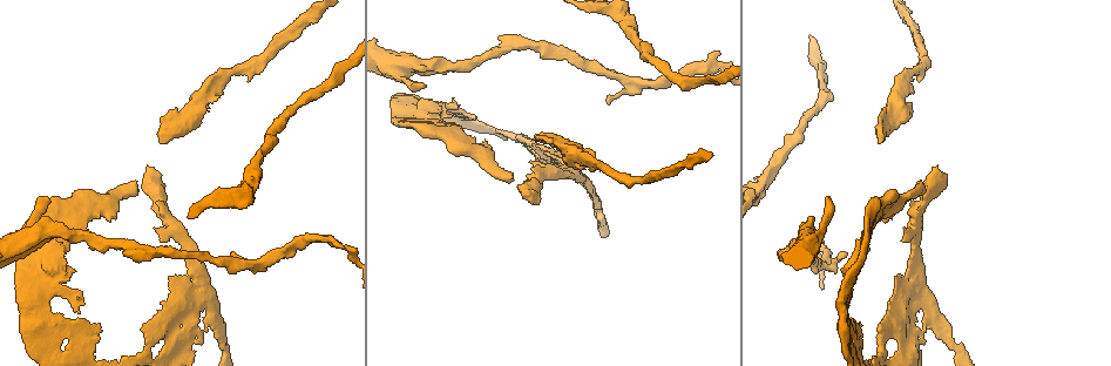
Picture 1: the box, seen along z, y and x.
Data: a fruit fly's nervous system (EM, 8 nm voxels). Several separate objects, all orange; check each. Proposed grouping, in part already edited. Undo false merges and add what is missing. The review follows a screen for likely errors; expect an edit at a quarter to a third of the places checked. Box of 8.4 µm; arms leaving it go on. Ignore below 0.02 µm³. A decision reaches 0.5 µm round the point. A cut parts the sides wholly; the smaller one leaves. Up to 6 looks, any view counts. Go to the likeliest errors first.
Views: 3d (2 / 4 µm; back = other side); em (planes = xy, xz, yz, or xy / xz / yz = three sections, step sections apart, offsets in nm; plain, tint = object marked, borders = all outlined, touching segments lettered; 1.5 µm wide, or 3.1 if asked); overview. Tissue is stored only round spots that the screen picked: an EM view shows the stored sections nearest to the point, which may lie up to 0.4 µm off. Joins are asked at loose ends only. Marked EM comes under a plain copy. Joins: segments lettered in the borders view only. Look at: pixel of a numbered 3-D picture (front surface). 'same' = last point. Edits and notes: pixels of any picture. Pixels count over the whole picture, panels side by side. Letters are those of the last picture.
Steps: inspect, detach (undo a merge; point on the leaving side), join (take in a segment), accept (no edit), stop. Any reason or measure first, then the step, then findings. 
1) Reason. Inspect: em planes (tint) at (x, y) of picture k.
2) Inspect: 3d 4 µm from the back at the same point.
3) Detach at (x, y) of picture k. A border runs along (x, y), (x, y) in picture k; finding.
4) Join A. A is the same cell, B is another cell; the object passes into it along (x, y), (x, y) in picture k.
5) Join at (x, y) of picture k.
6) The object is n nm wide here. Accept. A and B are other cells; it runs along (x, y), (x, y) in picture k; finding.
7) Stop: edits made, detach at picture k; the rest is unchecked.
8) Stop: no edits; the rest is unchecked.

An open end. Inspect: 3d 4 µm from the back at (162, 143) of picture 1.

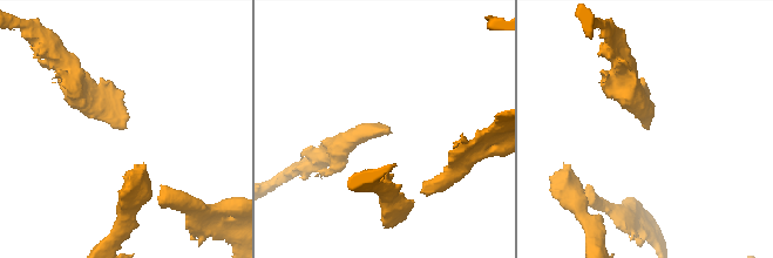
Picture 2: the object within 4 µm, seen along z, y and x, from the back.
Inspect: em planes (borders) at (386, 131) of picture 2.

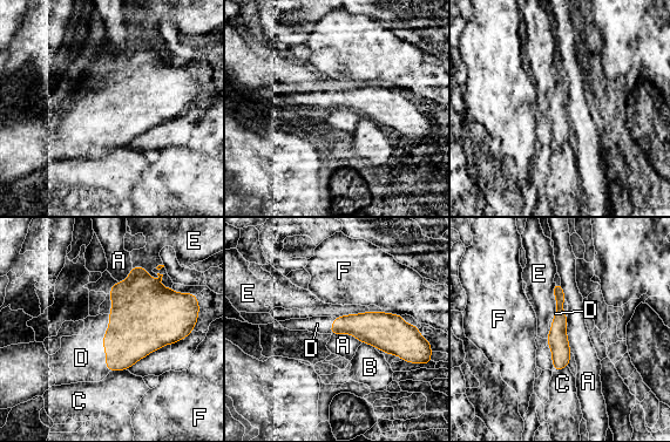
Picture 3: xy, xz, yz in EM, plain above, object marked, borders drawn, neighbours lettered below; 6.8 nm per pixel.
The longest contact is with D, 400 nm. Join D. D is the same cell, A, B, C, E and F are other cells; the object passes into it along (136, 328), (103, 344), (81, 358) in picture 3; the cell continues.

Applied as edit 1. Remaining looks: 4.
Redraw. Inspect: overview.

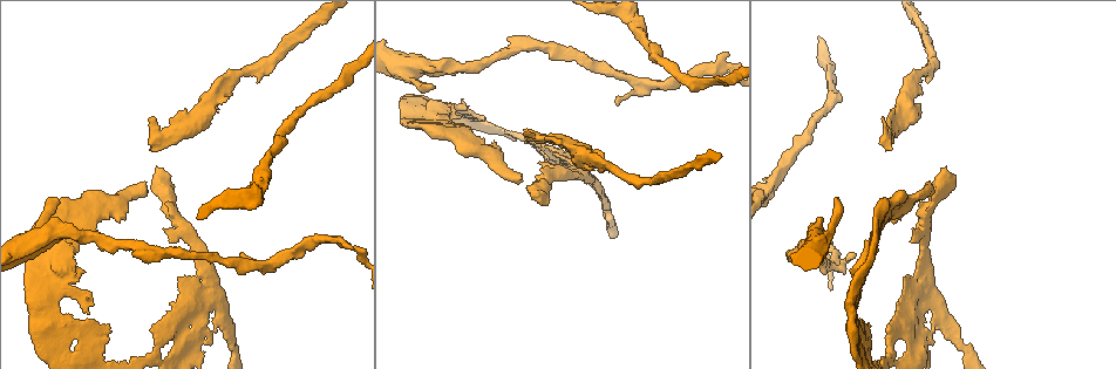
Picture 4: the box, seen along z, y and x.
Free end. Inspect: em planes (borders) at (430, 86) of picture 4.

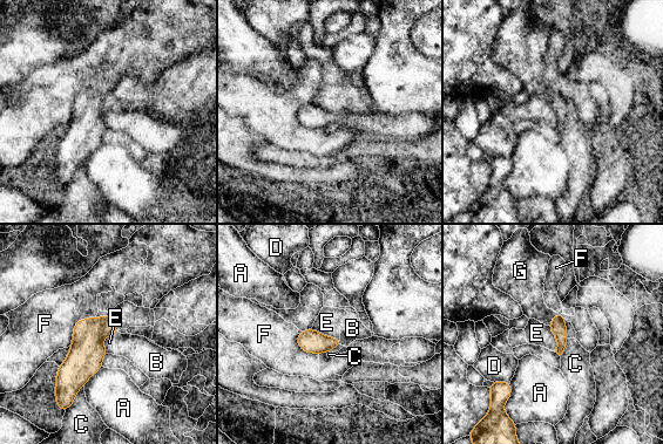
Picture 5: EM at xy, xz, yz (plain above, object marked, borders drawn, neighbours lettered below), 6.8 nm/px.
The longest contact is with F, 280 nm. Join G. G is the same cell, A, B, C, D, E and F are other cells; the object passes into it along (557, 326), (553, 319), (528, 292) in picture 5; the cell continues.

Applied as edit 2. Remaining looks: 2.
Stop: edits made, join at picture 3, join at picture 5; the rest is unchecked.

